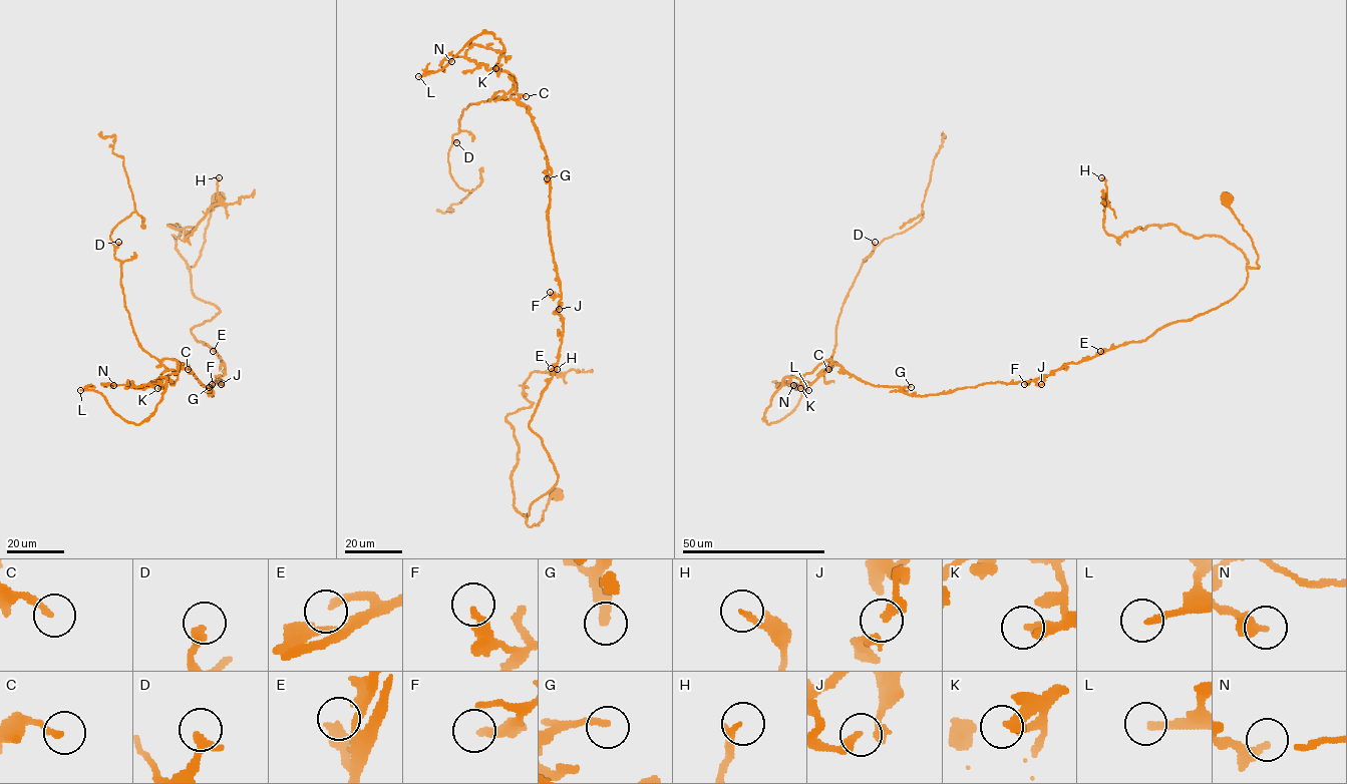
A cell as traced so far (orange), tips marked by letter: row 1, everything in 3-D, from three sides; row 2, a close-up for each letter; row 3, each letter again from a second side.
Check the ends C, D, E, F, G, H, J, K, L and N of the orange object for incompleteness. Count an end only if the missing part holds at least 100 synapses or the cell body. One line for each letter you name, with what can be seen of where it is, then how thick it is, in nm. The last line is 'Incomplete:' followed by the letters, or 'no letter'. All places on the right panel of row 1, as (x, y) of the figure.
L: Place: (808, 390). Thickness 220 nm
Incomplete: L

